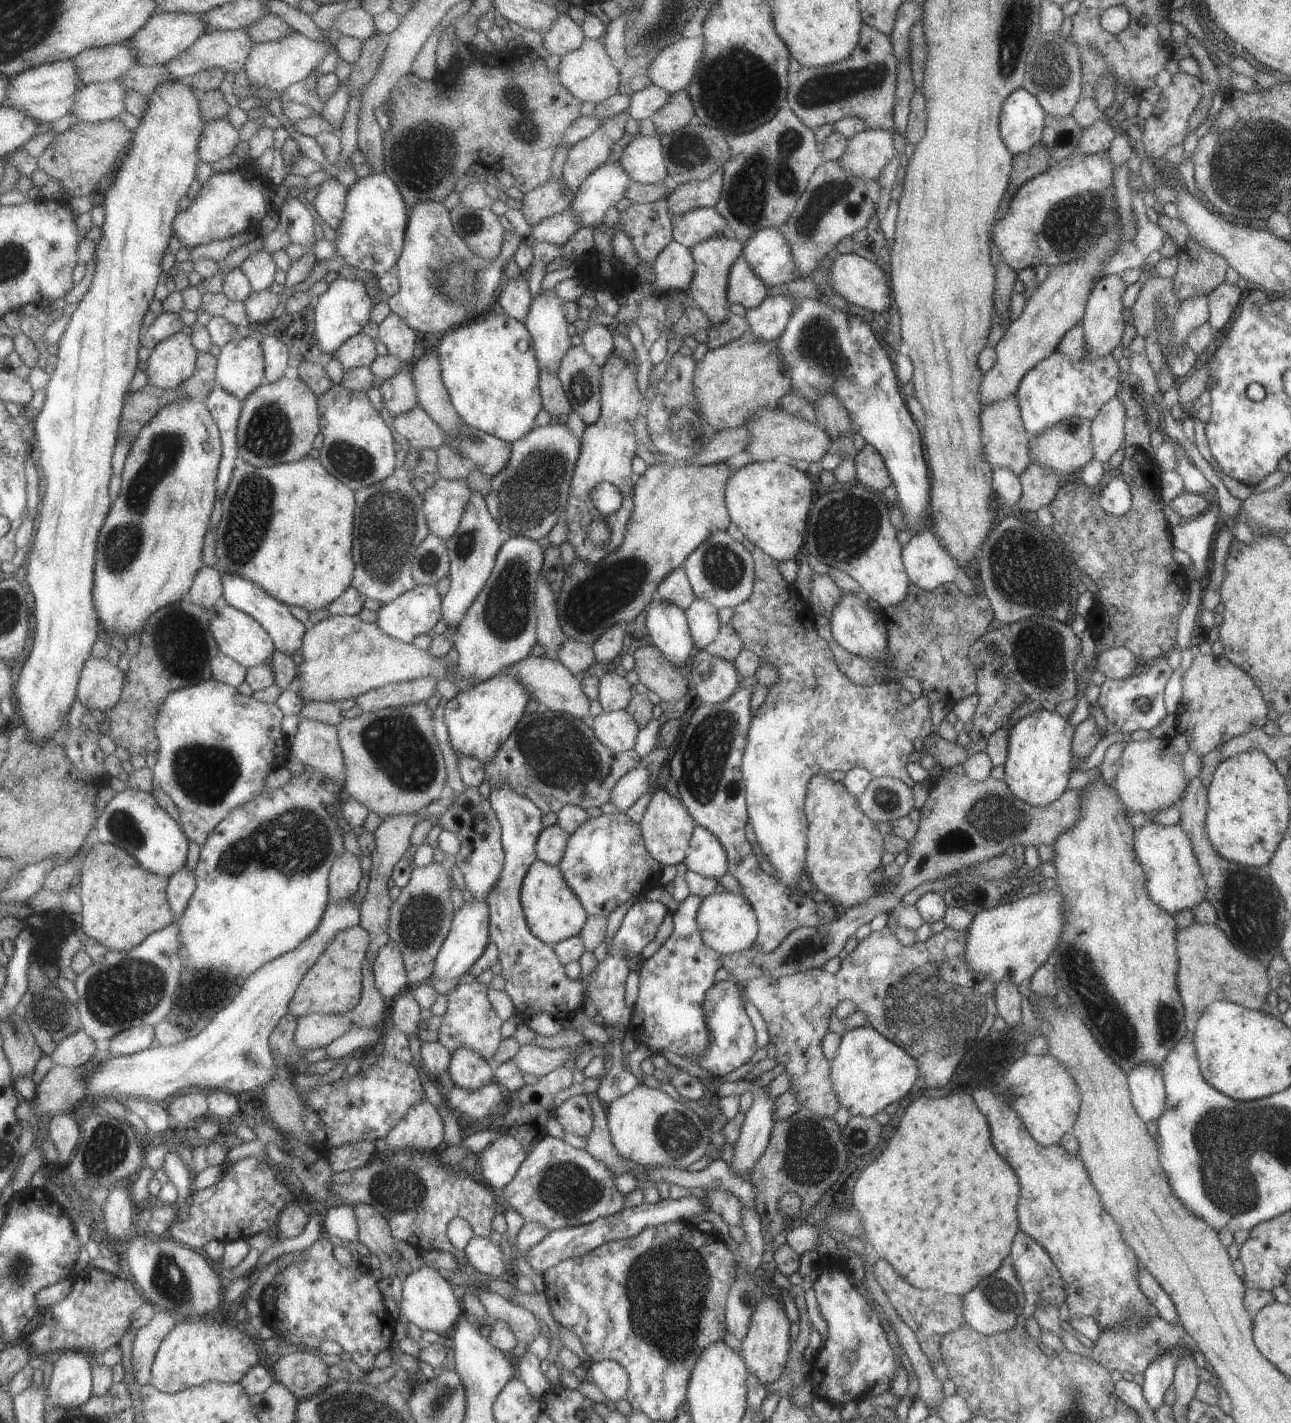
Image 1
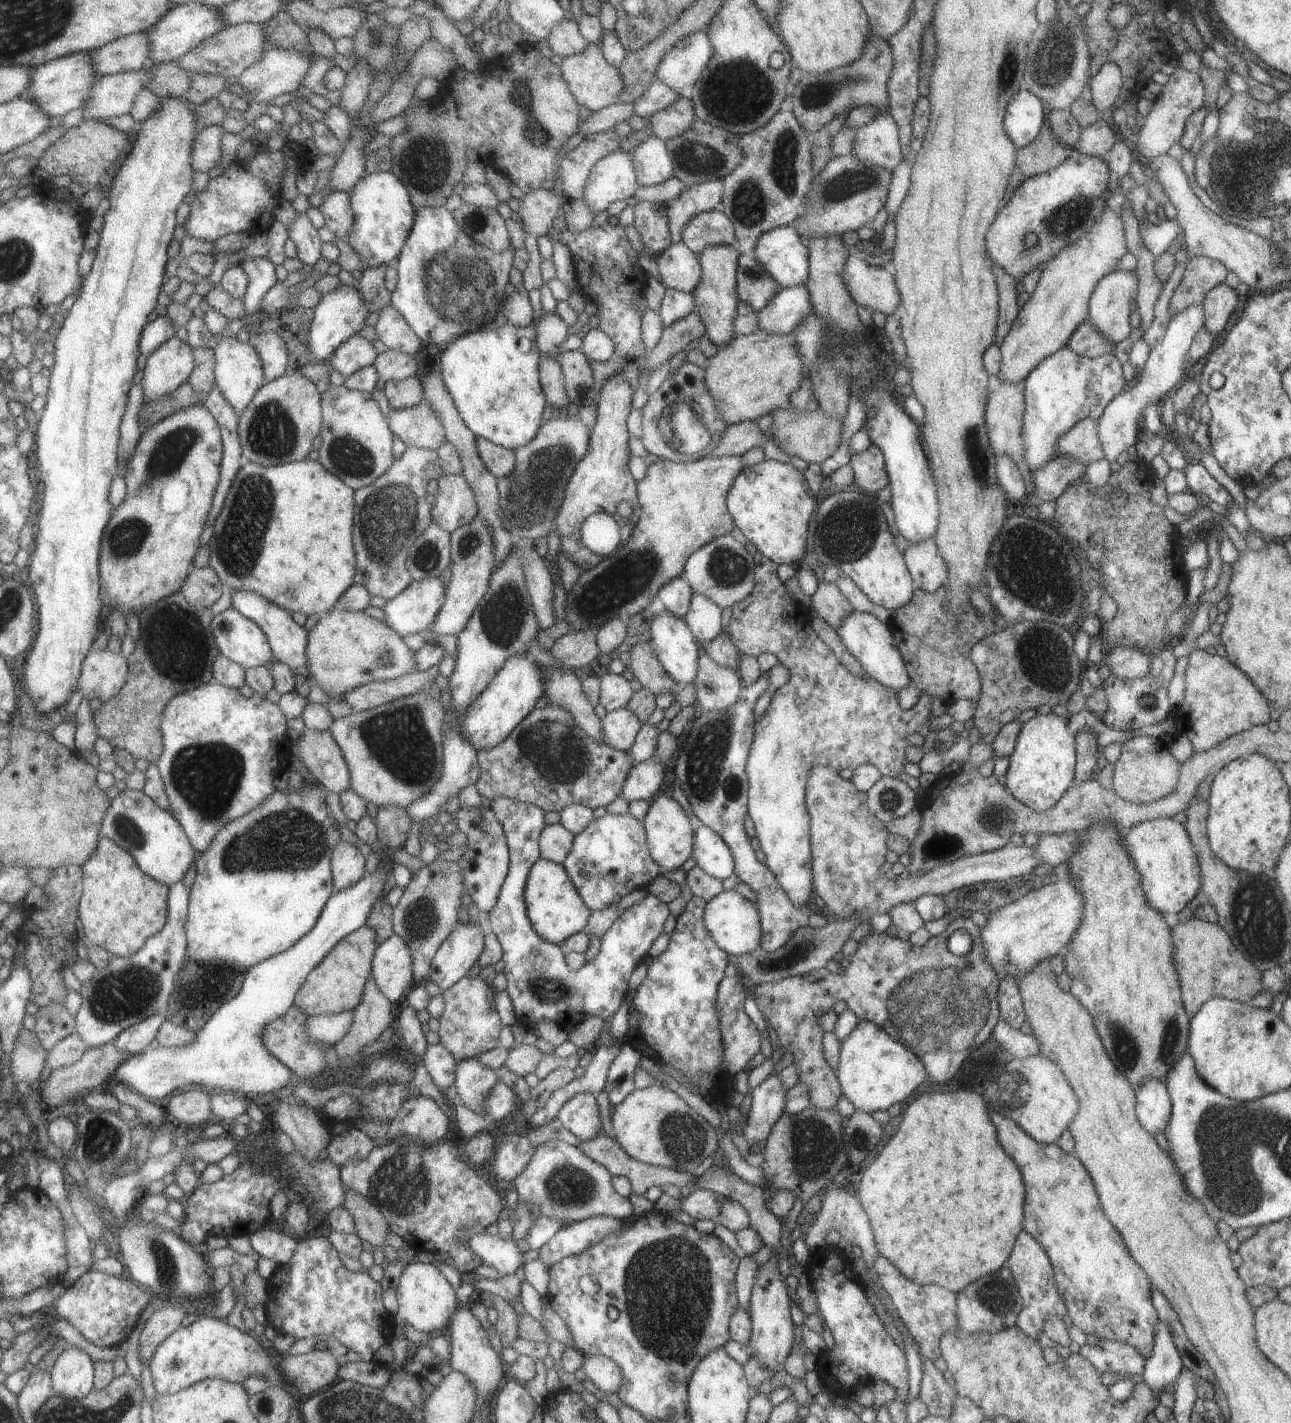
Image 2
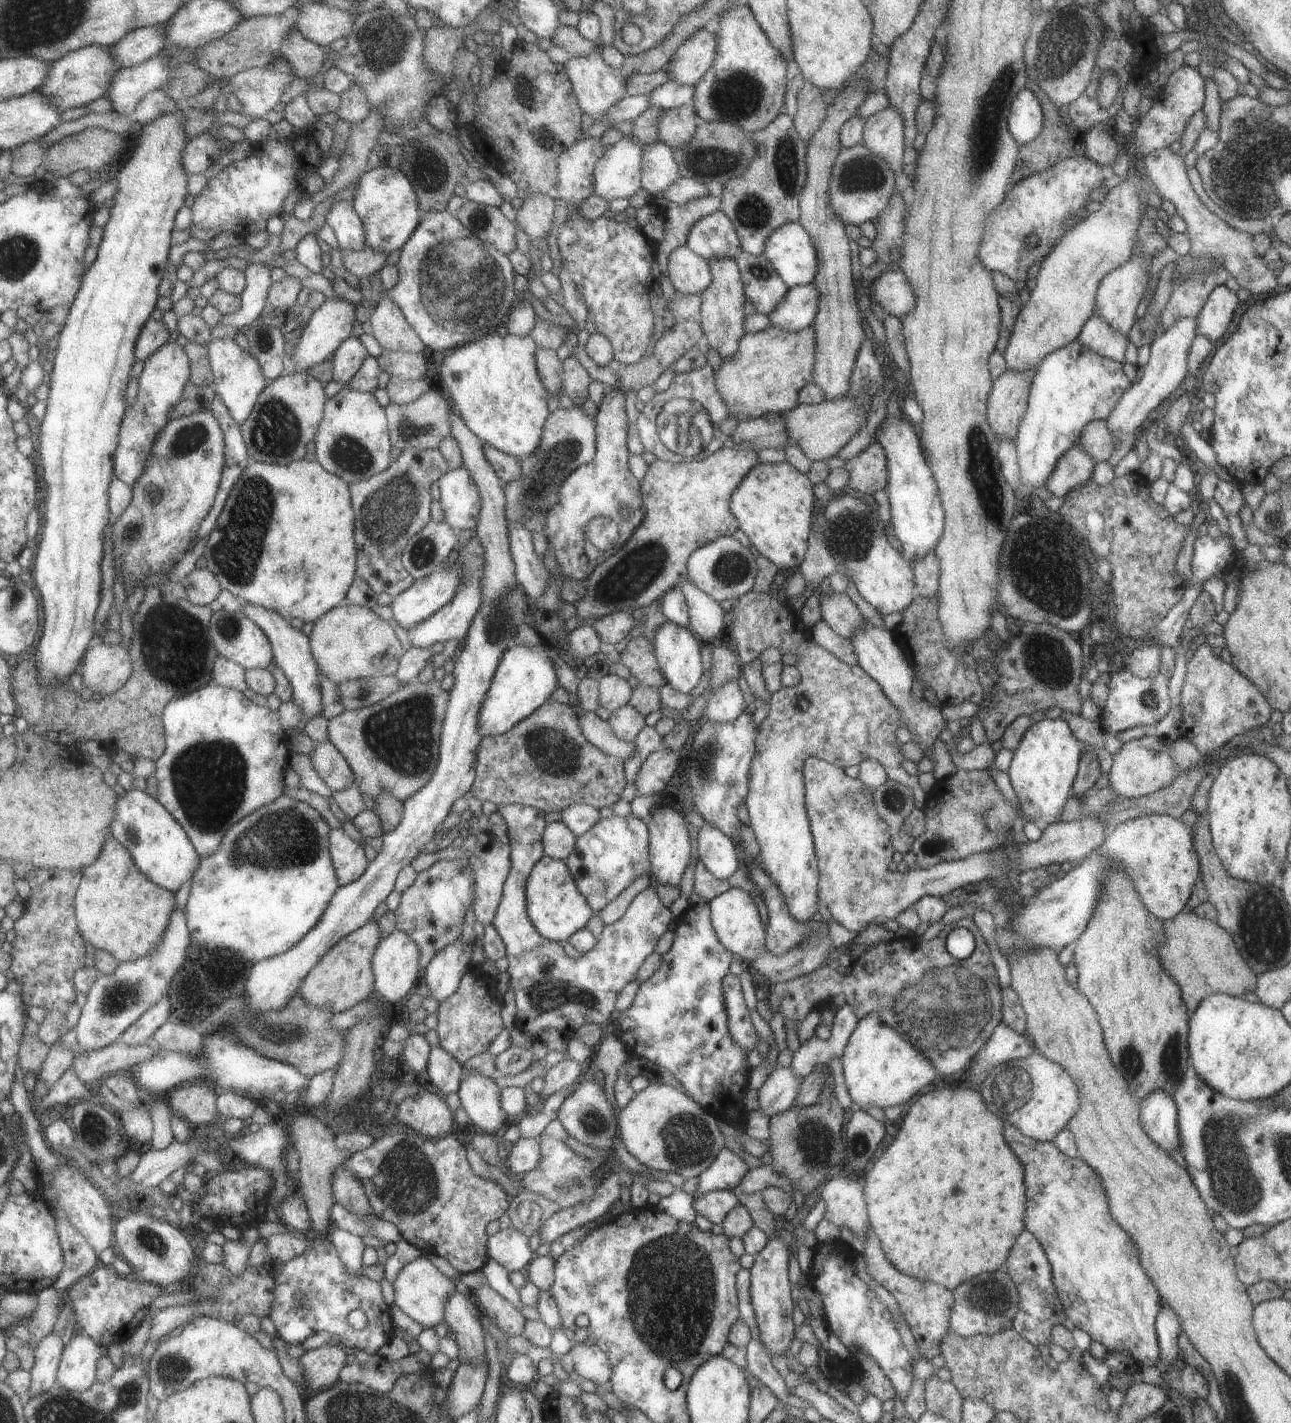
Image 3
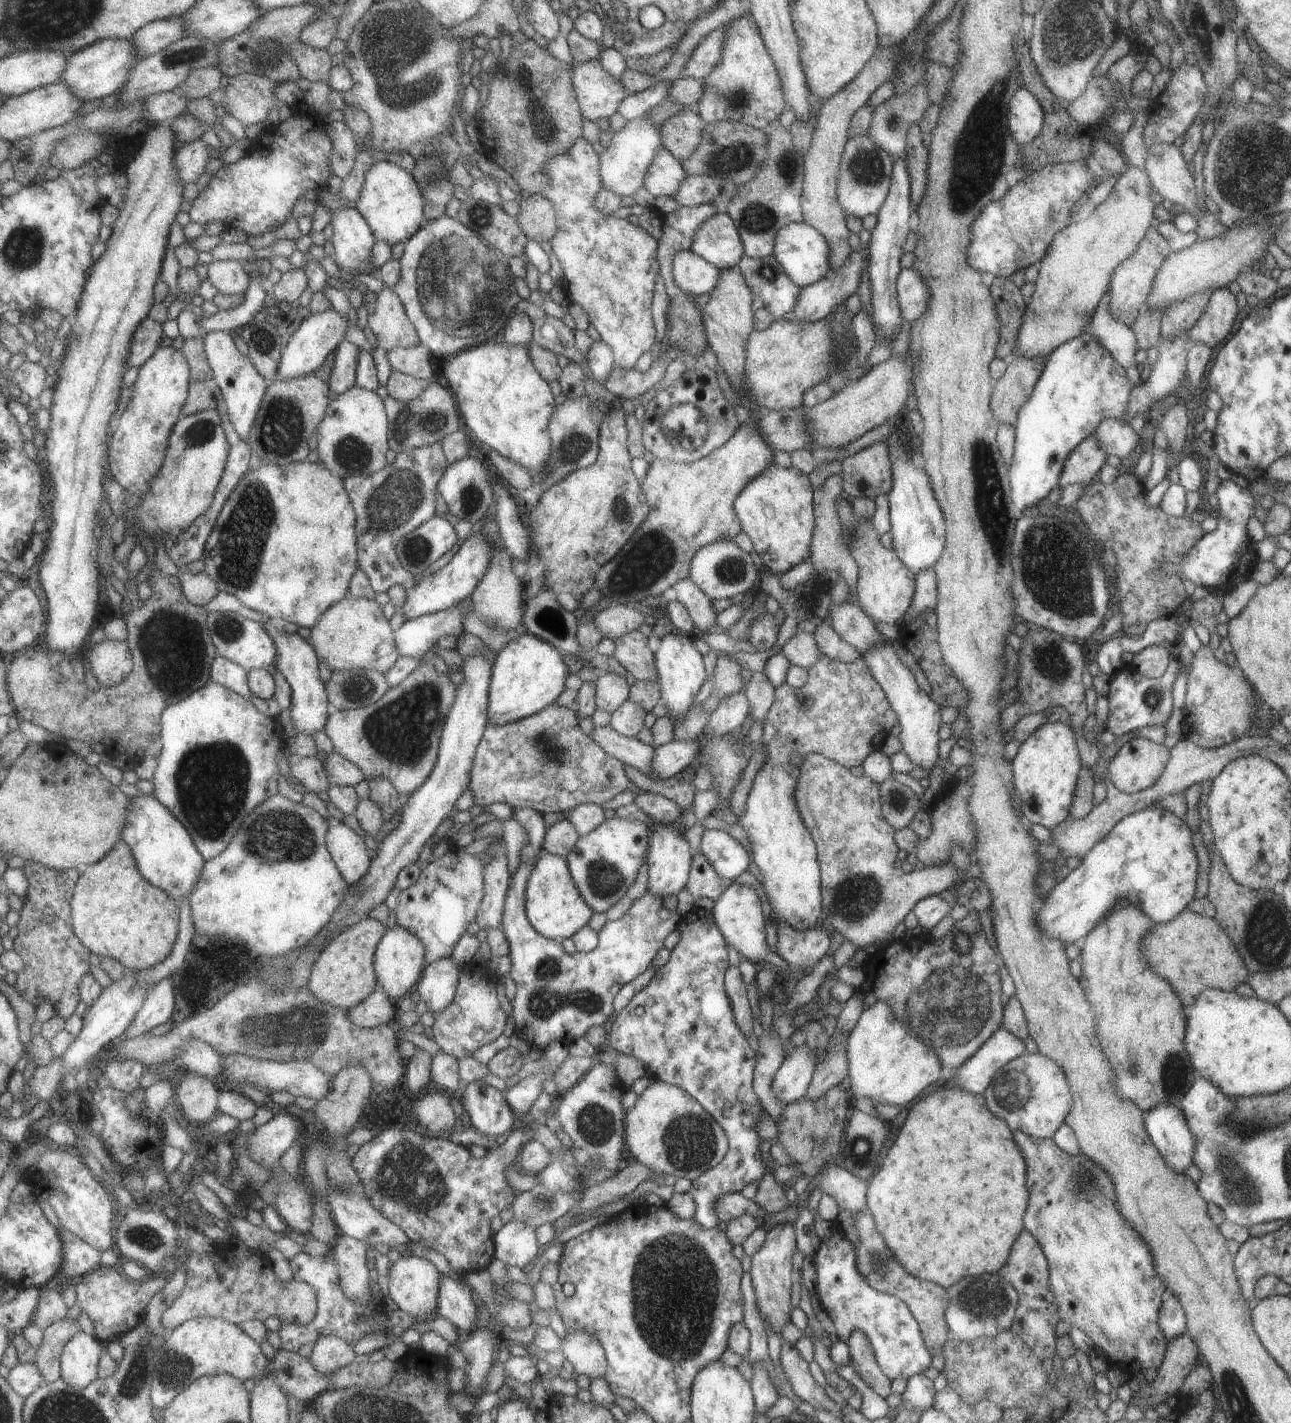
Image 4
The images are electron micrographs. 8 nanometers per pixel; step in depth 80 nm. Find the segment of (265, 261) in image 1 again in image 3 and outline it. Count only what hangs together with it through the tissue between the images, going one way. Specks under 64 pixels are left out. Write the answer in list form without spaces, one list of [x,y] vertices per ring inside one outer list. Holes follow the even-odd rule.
[[[259,261],[247,262],[245,269],[248,278],[247,293],[243,296],[241,310],[224,315],[222,324],[236,329],[256,324],[268,303],[268,296],[273,286],[273,270]]]

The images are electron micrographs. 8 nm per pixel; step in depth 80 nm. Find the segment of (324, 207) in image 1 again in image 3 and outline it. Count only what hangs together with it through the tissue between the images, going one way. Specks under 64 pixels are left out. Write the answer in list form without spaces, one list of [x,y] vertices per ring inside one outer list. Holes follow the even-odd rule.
[[[353,198],[336,202],[326,214],[325,222],[333,228],[340,251],[367,248],[364,222],[356,211]]]

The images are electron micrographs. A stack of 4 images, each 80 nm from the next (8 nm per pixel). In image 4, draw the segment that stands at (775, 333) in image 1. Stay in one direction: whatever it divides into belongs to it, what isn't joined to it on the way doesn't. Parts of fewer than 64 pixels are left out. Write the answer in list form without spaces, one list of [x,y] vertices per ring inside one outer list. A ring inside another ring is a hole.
[[[868,246],[859,248],[858,252],[850,252],[846,264],[837,272],[829,272],[826,278],[821,277],[813,284],[800,287],[796,294],[793,308],[782,314],[781,318],[788,321],[815,322],[820,321],[827,313],[830,313],[839,303],[848,304],[855,300],[855,292],[859,280],[859,273],[863,266],[863,257],[868,255]]]

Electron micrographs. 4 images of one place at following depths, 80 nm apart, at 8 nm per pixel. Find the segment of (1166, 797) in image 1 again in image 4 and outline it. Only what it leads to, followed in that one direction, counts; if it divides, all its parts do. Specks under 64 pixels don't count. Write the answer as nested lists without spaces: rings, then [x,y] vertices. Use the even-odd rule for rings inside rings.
[[[1133,737],[1117,750],[1108,763],[1113,786],[1127,795],[1149,788],[1163,772],[1170,752],[1162,744]]]

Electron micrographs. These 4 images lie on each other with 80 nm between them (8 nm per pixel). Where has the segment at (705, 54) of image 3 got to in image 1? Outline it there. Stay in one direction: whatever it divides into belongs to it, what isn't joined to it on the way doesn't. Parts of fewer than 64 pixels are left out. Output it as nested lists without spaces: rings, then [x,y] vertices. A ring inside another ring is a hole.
[[[703,36],[679,38],[662,51],[653,55],[647,68],[650,84],[661,86],[665,92],[686,90],[696,74],[703,57]]]

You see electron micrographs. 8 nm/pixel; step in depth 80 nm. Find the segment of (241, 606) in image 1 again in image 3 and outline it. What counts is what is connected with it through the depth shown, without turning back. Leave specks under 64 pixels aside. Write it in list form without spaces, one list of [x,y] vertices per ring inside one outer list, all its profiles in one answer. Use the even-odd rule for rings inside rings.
[[[242,601],[242,612],[253,619],[267,634],[272,642],[275,664],[279,665],[289,677],[294,688],[294,698],[302,706],[306,721],[320,717],[324,709],[324,694],[320,685],[320,666],[312,651],[310,635],[295,628],[288,618],[263,605]]]

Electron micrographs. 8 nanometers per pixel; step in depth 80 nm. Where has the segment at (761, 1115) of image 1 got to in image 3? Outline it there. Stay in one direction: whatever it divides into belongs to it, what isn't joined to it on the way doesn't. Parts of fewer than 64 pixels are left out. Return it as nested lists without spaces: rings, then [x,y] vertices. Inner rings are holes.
[[[776,1067],[766,1076],[757,1090],[756,1111],[763,1112],[769,1118],[787,1110],[792,1106],[802,1080],[797,1078],[789,1067]]]

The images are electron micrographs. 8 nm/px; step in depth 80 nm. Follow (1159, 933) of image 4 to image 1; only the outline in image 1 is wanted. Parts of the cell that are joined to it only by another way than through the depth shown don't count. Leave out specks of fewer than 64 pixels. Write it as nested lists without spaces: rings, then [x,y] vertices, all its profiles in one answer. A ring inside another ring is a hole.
[[[1191,922],[1186,928],[1176,928],[1175,948],[1177,948],[1177,990],[1181,996],[1181,1002],[1185,1006],[1184,1022],[1187,1028],[1193,1027],[1195,1018],[1199,1018],[1213,1000],[1223,1000],[1233,1002],[1238,1006],[1250,1010],[1263,1011],[1263,1004],[1266,1004],[1266,996],[1270,992],[1268,986],[1270,970],[1266,969],[1261,962],[1247,958],[1233,944],[1229,942],[1227,936],[1217,928],[1216,925],[1203,925]]]

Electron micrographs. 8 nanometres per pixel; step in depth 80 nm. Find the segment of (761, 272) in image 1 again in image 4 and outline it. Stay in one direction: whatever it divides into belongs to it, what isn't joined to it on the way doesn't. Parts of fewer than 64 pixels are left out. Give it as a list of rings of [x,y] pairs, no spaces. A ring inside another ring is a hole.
[[[803,221],[798,223],[790,222],[777,230],[771,255],[782,266],[786,276],[798,287],[813,284],[830,270],[827,262],[828,246],[825,239]]]

